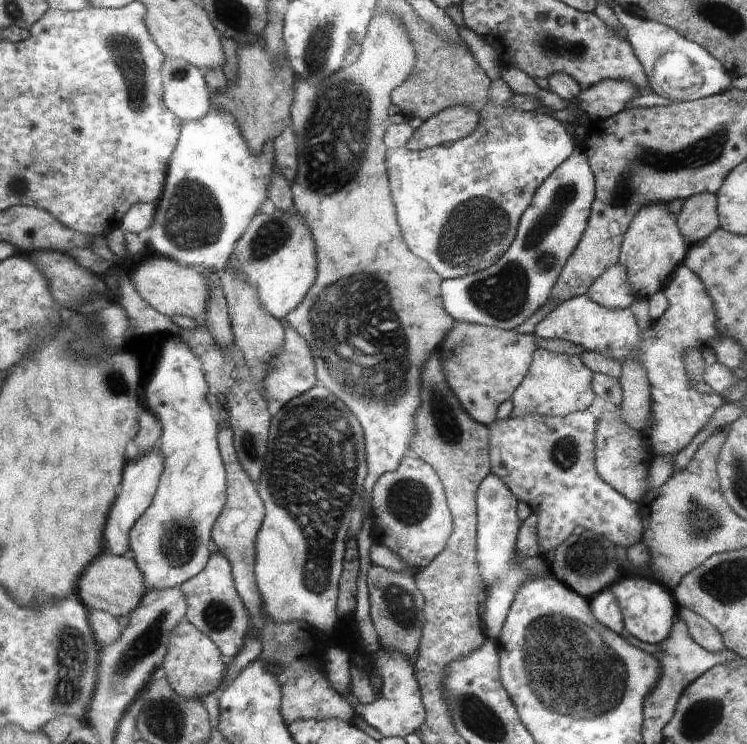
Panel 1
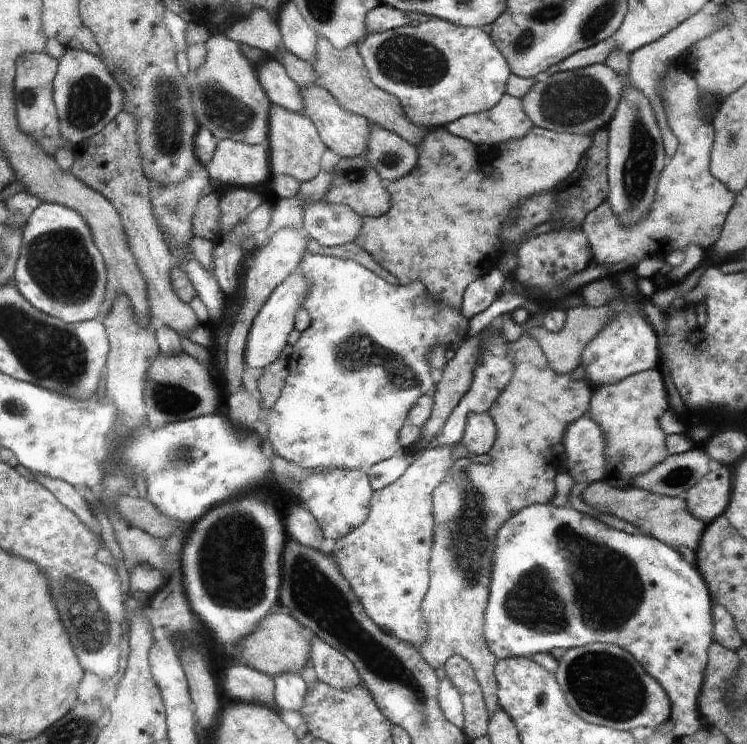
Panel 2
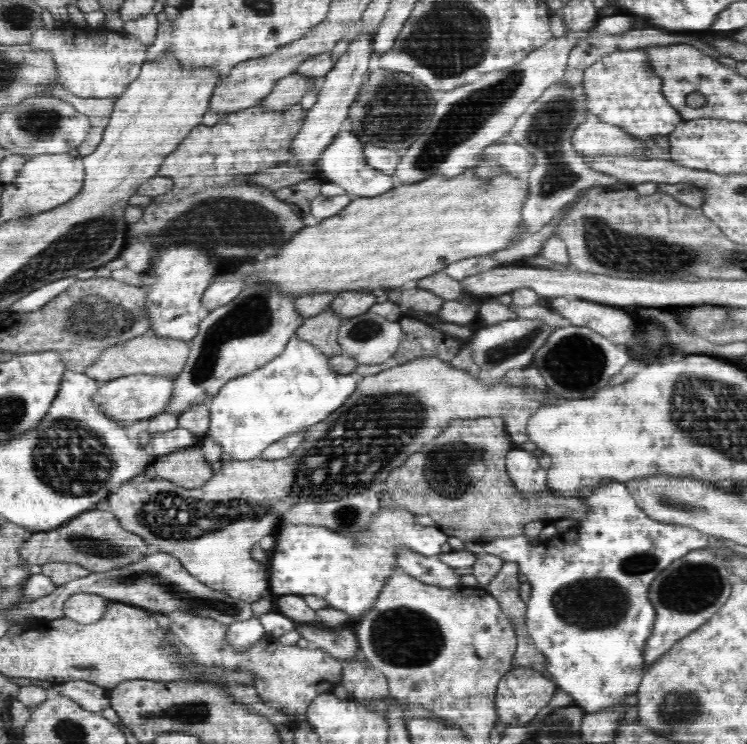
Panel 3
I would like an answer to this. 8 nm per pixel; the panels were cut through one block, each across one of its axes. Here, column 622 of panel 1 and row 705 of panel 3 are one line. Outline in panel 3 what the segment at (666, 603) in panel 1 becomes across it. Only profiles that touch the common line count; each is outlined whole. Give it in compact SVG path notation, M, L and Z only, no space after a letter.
M608 482L608 486L596 485L596 490L592 496L586 498L586 514L582 518L582 522L578 522L578 528L572 528L572 532L566 532L564 536L556 536L550 538L546 542L546 554L540 558L540 546L530 546L528 542L524 542L522 535L510 537L496 537L491 541L483 544L485 553L497 556L504 561L518 563L519 573L526 576L526 582L530 583L531 594L526 602L526 630L530 638L534 640L536 648L539 650L540 655L543 657L543 666L547 669L547 673L552 677L553 681L558 688L568 693L573 699L574 704L585 714L594 714L606 708L613 708L621 703L626 703L630 700L636 700L636 692L638 692L640 681L642 681L643 673L645 672L644 662L644 646L648 636L652 634L654 628L654 620L656 620L656 611L652 603L648 600L648 588L654 578L658 576L664 568L668 568L674 560L678 560L681 556L688 554L698 548L708 548L709 537L703 532L698 532L695 528L682 527L675 524L664 524L657 520L652 520L650 516L644 514L644 511L638 507L630 492L626 492L624 484L618 482Z

